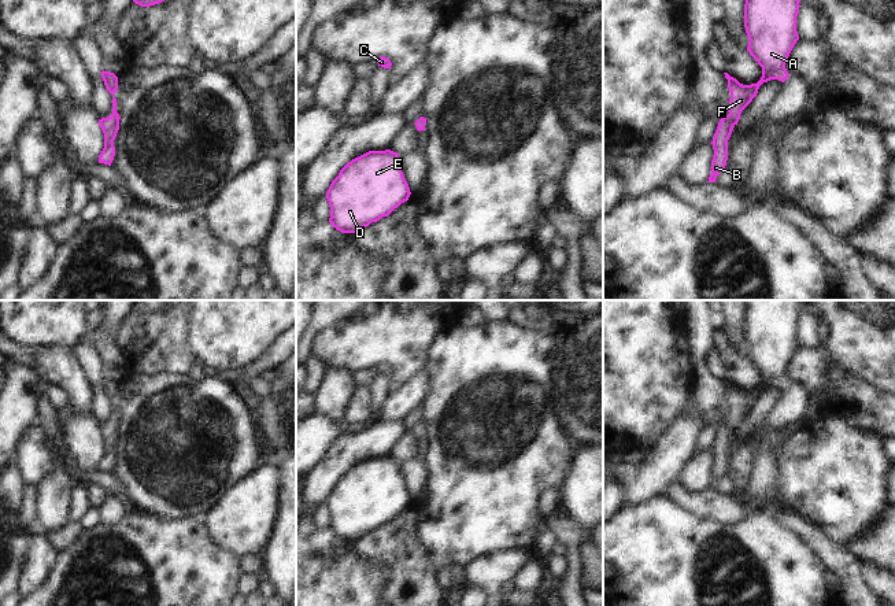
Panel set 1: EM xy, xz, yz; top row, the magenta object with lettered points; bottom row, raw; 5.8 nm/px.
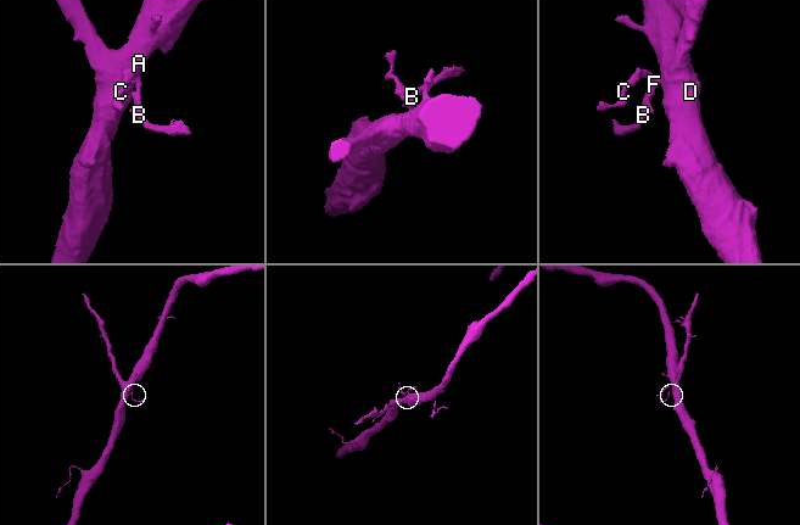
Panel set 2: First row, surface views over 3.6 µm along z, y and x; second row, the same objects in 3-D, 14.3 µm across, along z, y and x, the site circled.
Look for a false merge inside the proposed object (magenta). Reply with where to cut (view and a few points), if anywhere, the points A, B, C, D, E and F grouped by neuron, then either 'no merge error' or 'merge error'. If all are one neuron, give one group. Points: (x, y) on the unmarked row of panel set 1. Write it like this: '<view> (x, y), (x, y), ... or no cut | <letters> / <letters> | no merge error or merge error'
no cut | A B C D E F | no merge error

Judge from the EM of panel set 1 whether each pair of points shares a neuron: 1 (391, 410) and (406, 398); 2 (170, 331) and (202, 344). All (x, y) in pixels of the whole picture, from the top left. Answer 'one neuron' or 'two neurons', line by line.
1: one neuron
2: two neurons

